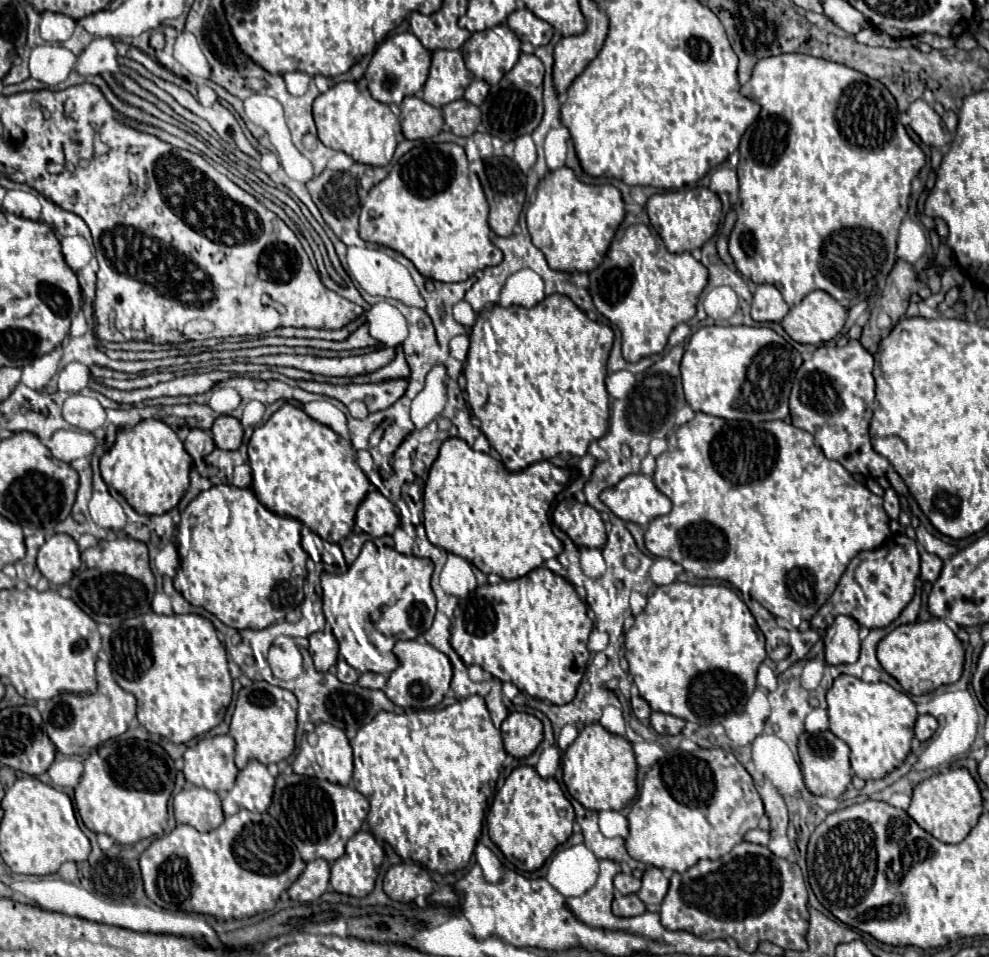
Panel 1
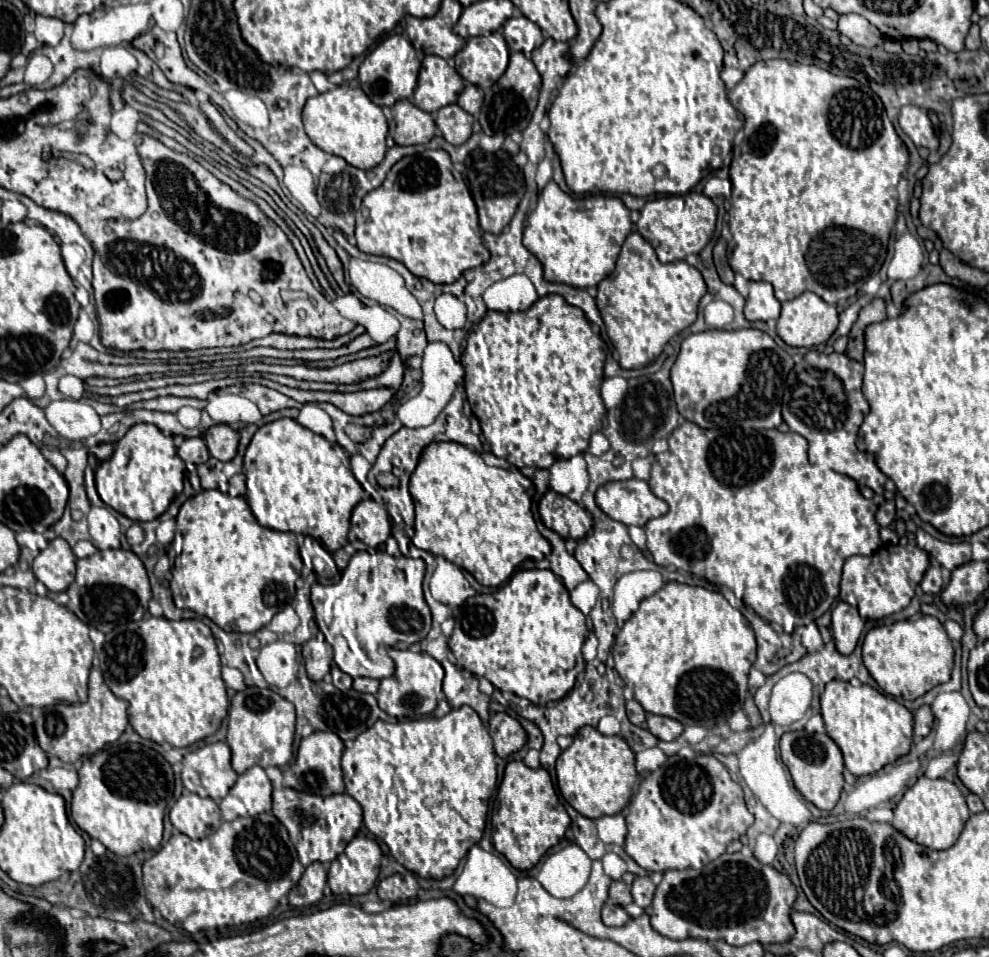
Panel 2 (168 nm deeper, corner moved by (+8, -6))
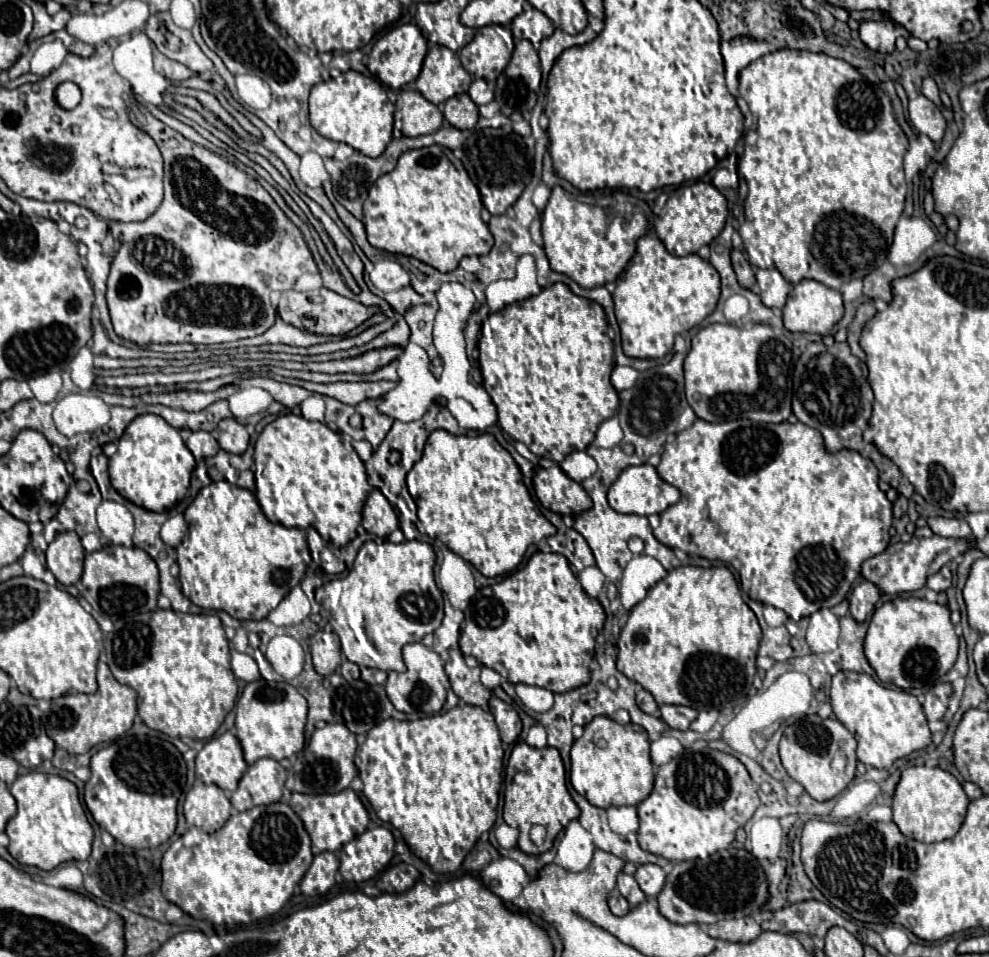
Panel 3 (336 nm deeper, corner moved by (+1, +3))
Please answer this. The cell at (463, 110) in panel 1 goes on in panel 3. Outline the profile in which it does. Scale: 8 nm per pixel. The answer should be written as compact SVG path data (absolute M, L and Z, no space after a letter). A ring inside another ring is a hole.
M467 94L453 96L443 104L443 116L449 120L451 126L459 130L469 130L477 124L477 106Z

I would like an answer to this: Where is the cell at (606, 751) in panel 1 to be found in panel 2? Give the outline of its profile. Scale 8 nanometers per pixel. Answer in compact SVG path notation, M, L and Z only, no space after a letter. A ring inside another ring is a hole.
M582 727L574 735L574 743L560 753L556 761L556 777L562 797L588 819L622 813L638 781L634 753L628 743L622 737L602 735L594 727Z

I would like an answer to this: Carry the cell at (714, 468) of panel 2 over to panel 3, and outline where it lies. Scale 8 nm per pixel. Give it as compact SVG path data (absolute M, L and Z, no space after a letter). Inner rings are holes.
M695 420L695 424L691 428L679 432L673 442L665 444L665 452L661 456L661 464L657 466L657 474L665 482L679 488L681 500L677 504L669 506L665 512L661 512L661 524L657 530L653 530L655 538L661 544L665 544L669 548L679 548L687 554L697 554L697 556L703 556L709 560L731 562L733 568L741 576L743 592L747 592L746 594L751 600L771 604L779 610L783 610L793 622L799 622L801 618L807 618L821 608L837 606L849 594L851 586L859 578L863 560L877 556L889 544L889 528L891 528L893 514L891 514L891 502L885 496L885 492L881 492L877 486L877 482L879 482L877 466L869 458L863 458L855 450L829 452L825 448L821 432L815 428L809 428L801 422L795 422L795 424L789 424L789 422L761 424L761 422L753 422L753 420L731 420L731 422L711 424L705 420Z

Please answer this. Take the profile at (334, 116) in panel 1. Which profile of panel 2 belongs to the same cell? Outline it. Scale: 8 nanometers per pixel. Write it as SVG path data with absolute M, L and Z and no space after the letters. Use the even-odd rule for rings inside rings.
M338 85L326 93L310 97L306 101L302 119L306 135L312 139L316 147L330 155L346 159L346 163L350 163L352 167L368 171L380 165L380 161L384 161L388 121L382 109L374 105L360 87Z

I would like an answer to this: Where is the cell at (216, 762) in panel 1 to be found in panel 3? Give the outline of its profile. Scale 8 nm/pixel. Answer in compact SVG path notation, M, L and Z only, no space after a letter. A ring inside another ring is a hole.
M231 732L207 740L199 750L195 764L197 776L205 784L217 784L227 792L233 792L237 788L243 772L247 770L241 744Z

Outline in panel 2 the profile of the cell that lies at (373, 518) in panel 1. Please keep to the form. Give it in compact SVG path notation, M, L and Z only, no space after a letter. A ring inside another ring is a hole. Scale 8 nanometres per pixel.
M364 499L352 511L350 529L362 543L378 547L390 537L392 523L382 503L376 503L374 499Z

